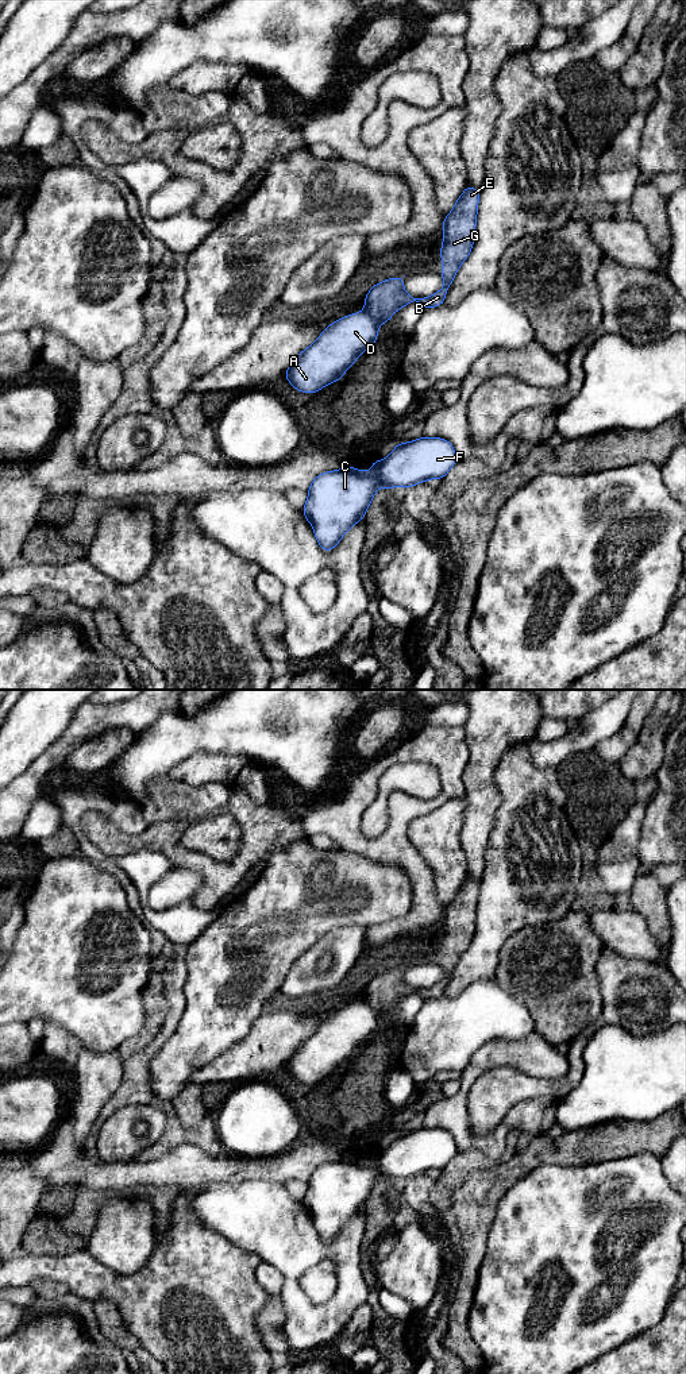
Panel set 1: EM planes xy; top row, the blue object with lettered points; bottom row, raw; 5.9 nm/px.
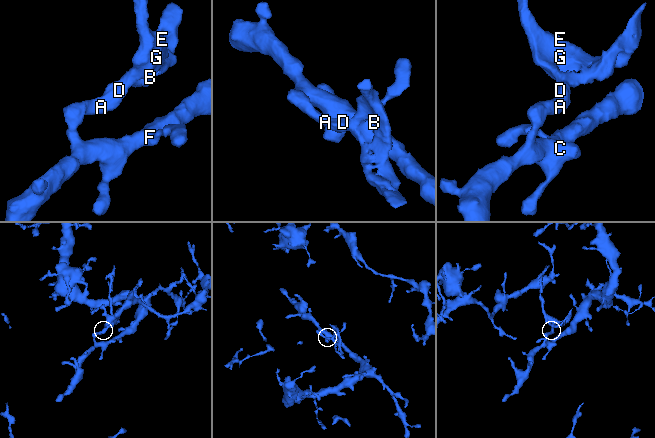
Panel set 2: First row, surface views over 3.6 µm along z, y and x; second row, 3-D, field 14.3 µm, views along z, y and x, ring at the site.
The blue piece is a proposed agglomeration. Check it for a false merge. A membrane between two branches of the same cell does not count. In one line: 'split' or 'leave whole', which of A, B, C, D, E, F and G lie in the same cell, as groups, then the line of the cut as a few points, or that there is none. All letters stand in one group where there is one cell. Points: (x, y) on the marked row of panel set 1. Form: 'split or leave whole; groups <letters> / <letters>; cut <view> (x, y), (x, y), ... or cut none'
split; groups A C D F / B E G; cut xy (365, 311), (380, 323)

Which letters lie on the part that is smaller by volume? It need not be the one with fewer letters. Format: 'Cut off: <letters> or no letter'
Cut off: B, E, G

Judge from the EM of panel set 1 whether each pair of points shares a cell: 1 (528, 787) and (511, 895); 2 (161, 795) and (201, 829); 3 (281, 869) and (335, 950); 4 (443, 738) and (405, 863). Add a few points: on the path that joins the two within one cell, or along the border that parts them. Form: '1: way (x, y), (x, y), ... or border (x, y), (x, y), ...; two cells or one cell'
1: way (517, 814), (521, 829), (520, 859), (524, 868); one cell
2: border (212, 814), (189, 823); two cells
3: border (357, 926), (335, 926), (330, 929), (301, 954); two cells
4: way (399, 756), (365, 782), (354, 802), (361, 840); one cell

